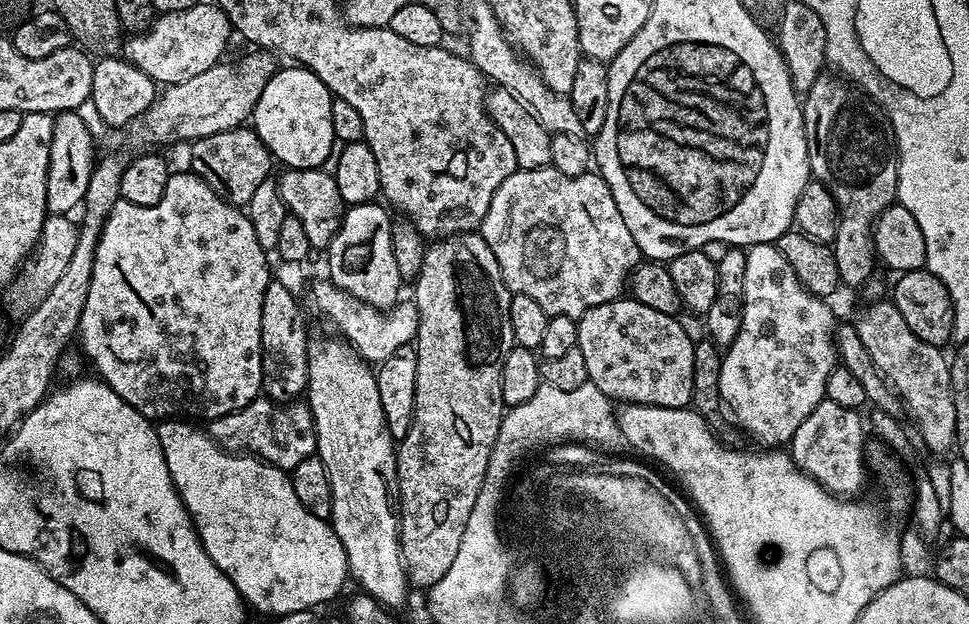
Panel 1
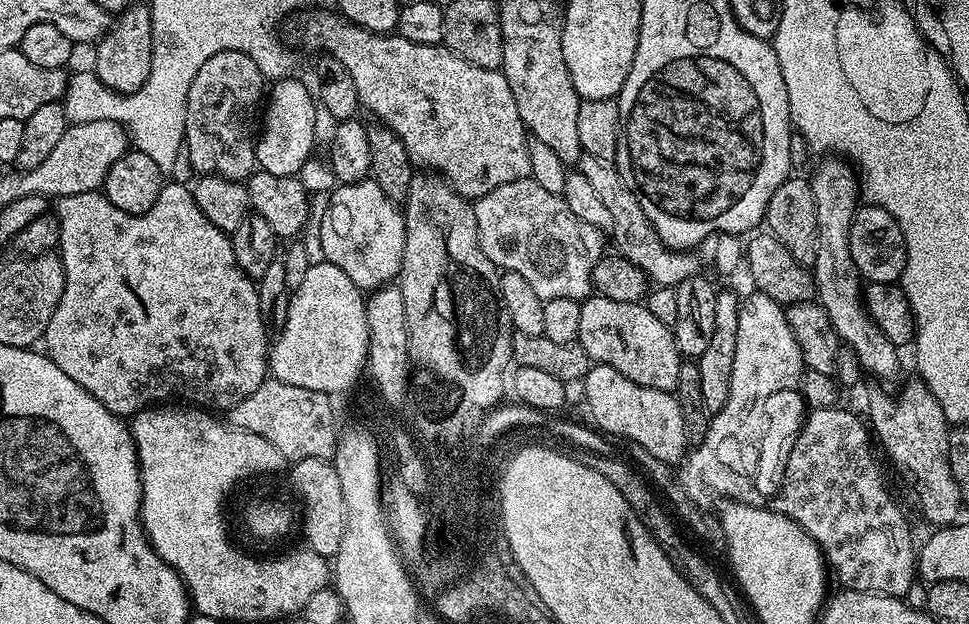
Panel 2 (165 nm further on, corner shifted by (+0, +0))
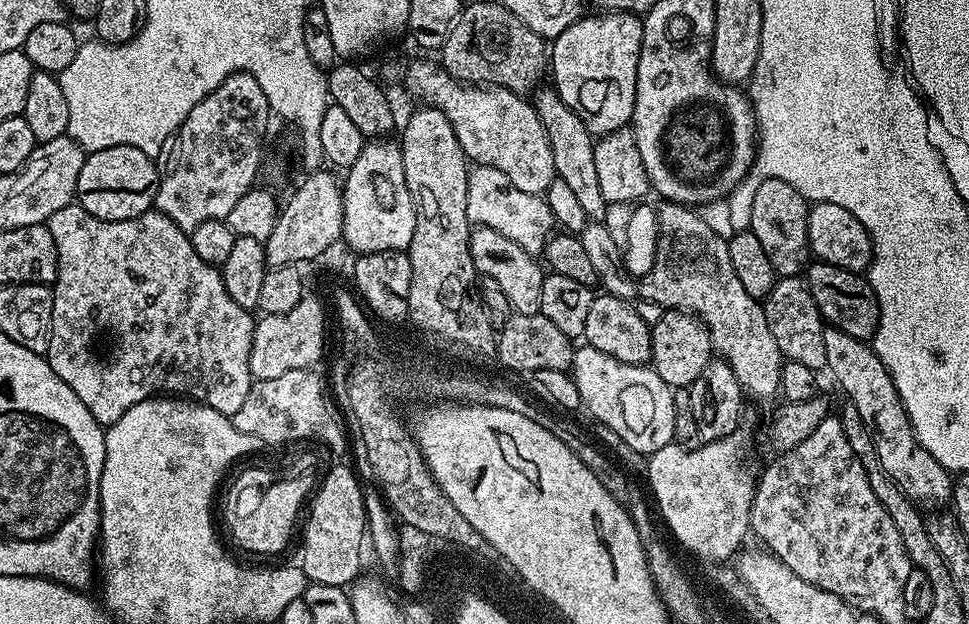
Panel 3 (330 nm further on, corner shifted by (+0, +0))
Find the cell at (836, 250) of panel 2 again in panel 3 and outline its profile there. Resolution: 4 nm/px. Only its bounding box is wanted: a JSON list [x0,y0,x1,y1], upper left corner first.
[825,326,953,508]

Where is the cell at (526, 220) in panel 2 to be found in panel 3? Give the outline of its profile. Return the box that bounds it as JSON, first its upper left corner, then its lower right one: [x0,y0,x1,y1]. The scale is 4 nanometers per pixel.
[466,165,554,257]

